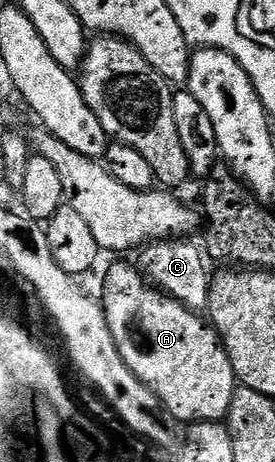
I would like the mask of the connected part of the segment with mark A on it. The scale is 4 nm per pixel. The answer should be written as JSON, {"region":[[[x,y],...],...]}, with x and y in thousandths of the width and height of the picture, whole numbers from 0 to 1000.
{"region":[[[429,567],[385,593],[371,610],[364,656],[389,688],[389,710],[404,714],[447,786],[564,855],[585,885],[662,918],[695,913],[789,913],[836,894],[836,868],[858,842],[851,799],[807,736],[775,706],[735,697],[716,677],[655,658],[615,636],[545,617],[509,591],[498,574],[469,576]]]}

